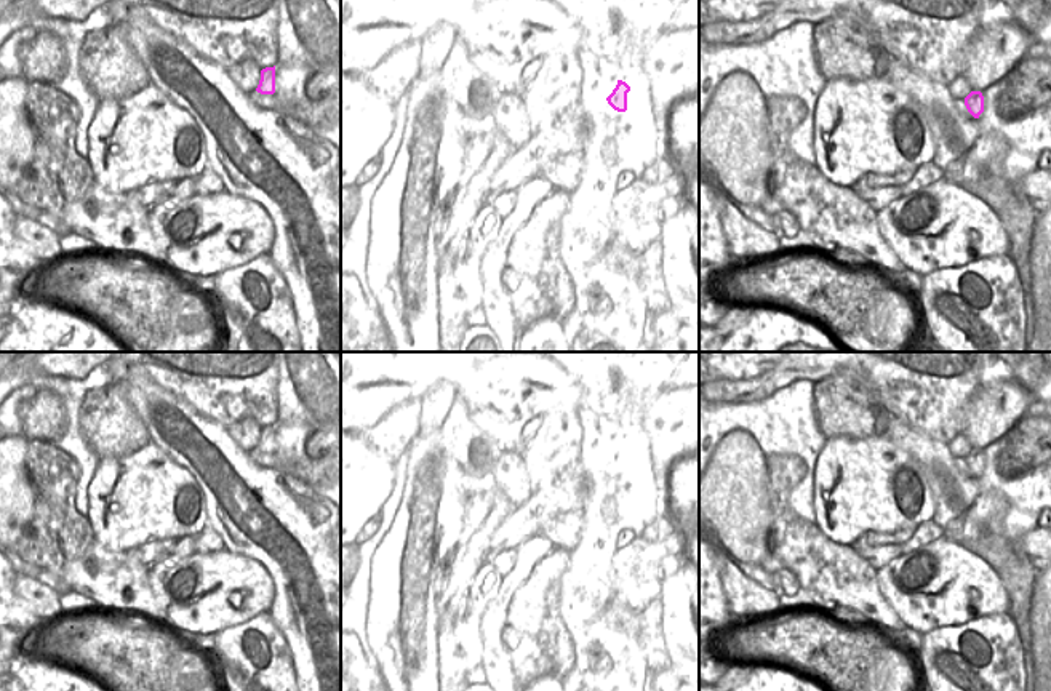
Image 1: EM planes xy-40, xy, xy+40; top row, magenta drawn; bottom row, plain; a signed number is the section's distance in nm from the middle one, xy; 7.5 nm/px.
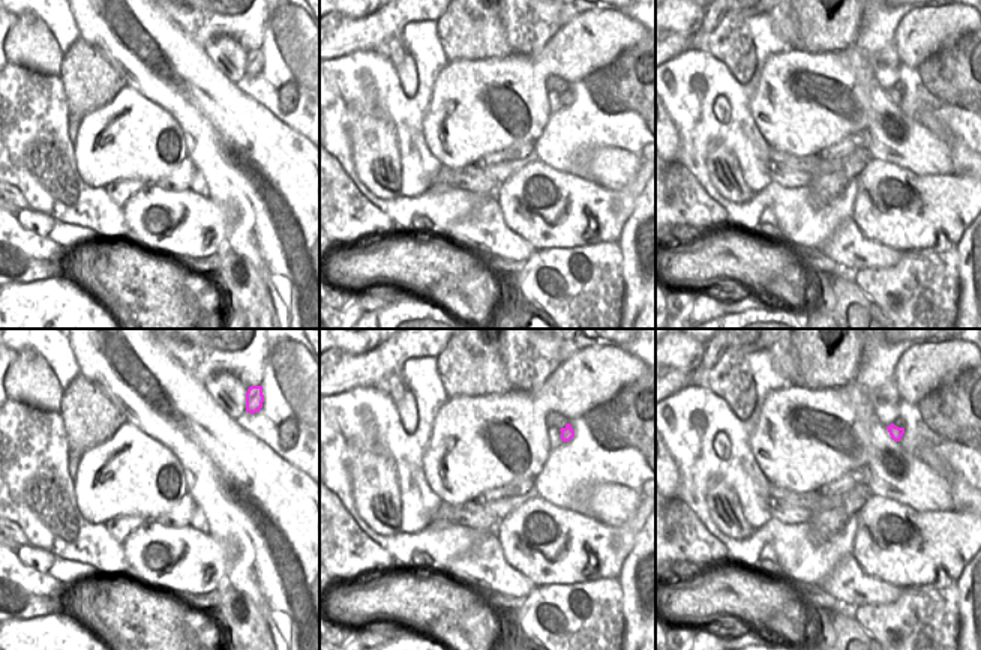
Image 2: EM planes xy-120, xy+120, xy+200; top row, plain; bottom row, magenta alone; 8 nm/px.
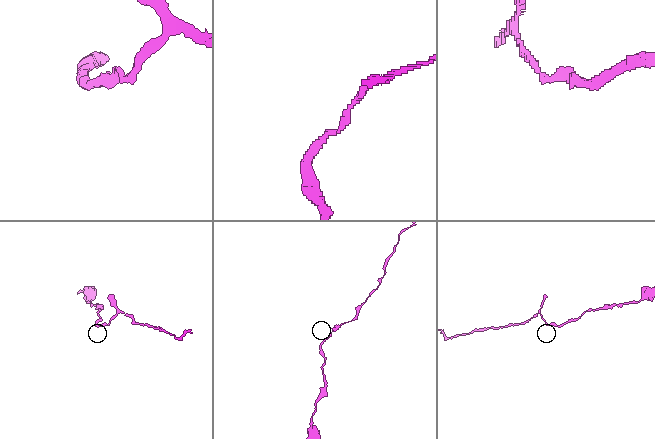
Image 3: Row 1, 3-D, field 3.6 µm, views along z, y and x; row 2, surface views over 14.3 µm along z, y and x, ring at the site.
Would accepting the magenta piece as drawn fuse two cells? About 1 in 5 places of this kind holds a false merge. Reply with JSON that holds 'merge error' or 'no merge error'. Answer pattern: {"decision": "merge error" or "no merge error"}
{"decision": "no merge error"}

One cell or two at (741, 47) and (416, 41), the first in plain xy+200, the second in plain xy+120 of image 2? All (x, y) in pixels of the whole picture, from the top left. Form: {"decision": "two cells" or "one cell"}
{"decision": "two cells"}

